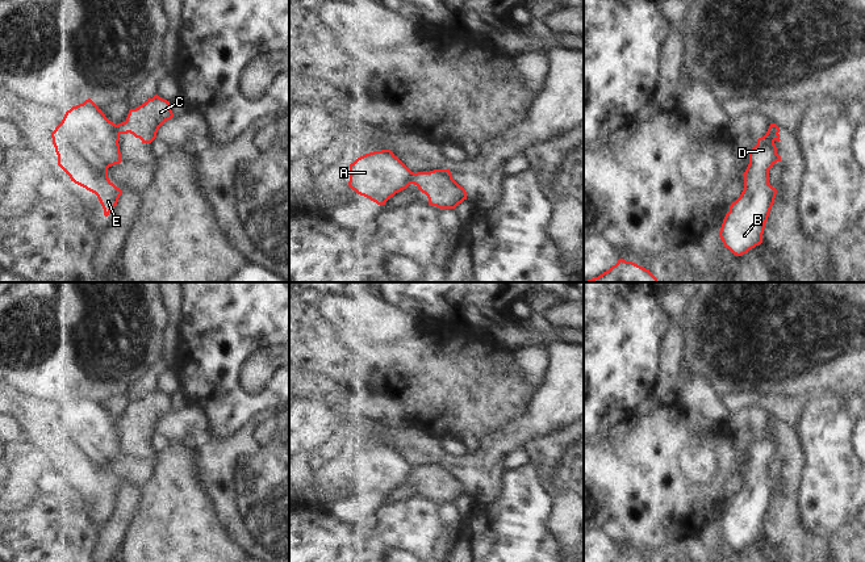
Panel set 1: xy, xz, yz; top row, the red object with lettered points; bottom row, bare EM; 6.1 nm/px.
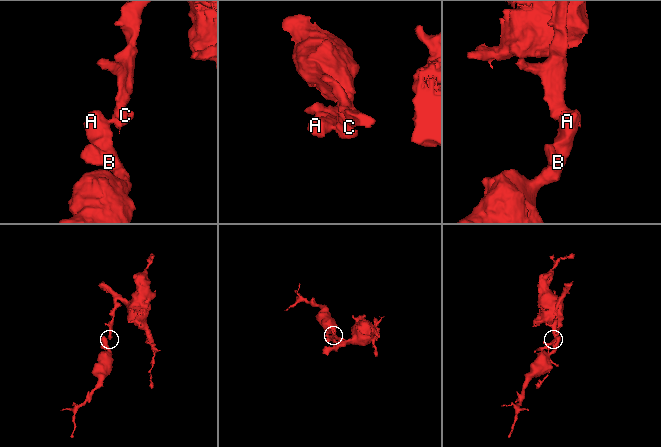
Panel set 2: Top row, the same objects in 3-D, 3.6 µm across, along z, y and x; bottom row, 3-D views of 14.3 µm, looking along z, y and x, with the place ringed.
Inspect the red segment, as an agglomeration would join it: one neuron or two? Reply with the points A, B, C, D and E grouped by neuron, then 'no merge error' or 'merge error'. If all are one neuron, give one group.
A B D E / C | merge error

